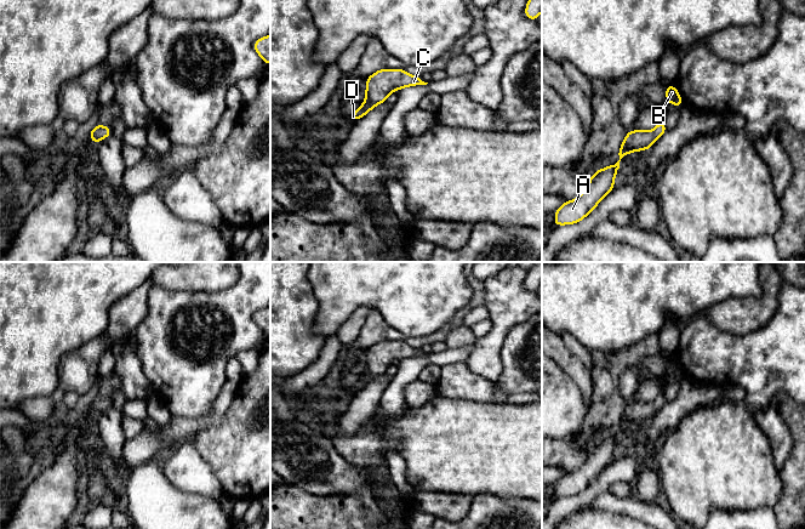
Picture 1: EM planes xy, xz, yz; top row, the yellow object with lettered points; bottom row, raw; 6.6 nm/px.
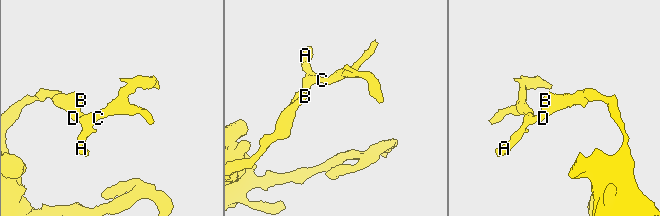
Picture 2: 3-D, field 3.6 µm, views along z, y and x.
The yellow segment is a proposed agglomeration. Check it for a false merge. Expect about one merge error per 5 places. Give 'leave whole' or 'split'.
leave whole

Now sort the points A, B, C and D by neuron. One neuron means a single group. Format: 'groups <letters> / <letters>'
groups A B C D

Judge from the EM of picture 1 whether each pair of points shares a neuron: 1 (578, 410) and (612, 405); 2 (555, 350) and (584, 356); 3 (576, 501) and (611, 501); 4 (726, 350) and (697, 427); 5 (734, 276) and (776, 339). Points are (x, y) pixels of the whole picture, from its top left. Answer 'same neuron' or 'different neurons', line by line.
1: different neurons
2: different neurons
3: different neurons
4: different neurons
5: different neurons

